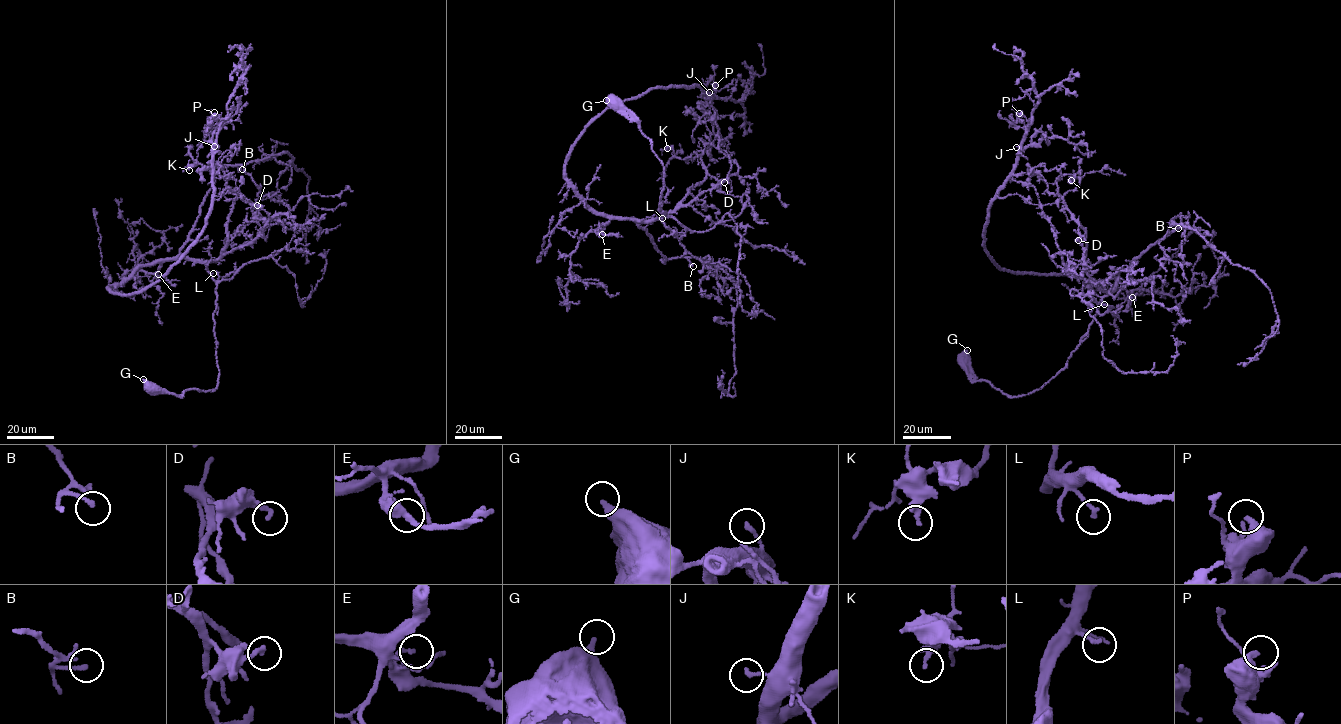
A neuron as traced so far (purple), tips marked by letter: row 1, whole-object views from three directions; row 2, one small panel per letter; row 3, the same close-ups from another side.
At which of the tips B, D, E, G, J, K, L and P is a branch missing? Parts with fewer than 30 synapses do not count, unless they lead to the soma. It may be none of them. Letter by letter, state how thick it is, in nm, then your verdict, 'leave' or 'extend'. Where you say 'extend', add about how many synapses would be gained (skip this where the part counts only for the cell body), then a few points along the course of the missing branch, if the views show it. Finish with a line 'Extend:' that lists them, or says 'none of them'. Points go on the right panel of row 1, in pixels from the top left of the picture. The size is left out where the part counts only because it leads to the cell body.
B: 180 nm | leave
D: 190 nm | leave
E: 130 nm | leave
G: 420 nm | leave
J: 180 nm | leave
K: 320 nm | leave
L: 170 nm | leave
P: 360 nm | leave
Extend: none of them

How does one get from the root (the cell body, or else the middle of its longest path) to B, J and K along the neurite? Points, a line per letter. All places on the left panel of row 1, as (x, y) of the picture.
B: (153, 388), (178, 395), (217, 386), (216, 283), (204, 264), (180, 249), (214, 182), (209, 165), (242, 169)
J: (153, 388), (217, 386), (206, 263), (269, 219), (238, 189), (214, 198), (214, 146)
K: (153, 388), (206, 391), (219, 378), (216, 283), (206, 265), (227, 245), (236, 196), (200, 164), (189, 170)

